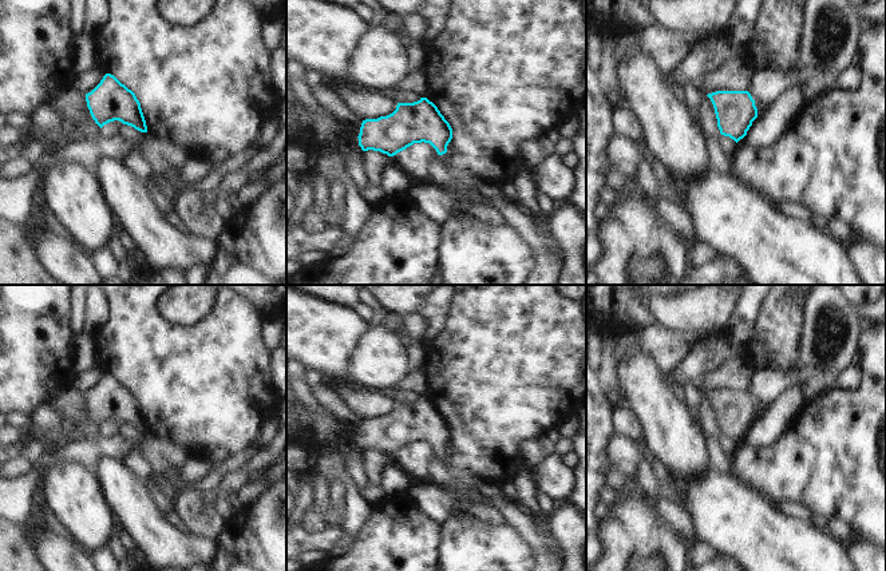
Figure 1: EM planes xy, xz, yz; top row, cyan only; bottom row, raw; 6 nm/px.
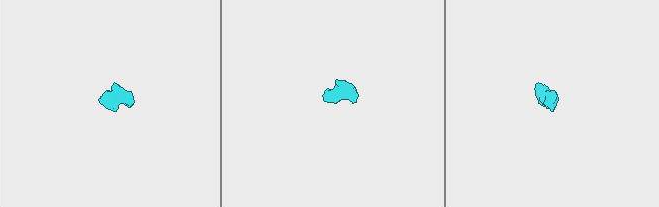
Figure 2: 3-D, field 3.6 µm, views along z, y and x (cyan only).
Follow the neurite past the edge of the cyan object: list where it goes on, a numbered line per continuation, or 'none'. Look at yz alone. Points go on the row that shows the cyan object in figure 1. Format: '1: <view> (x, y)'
none

